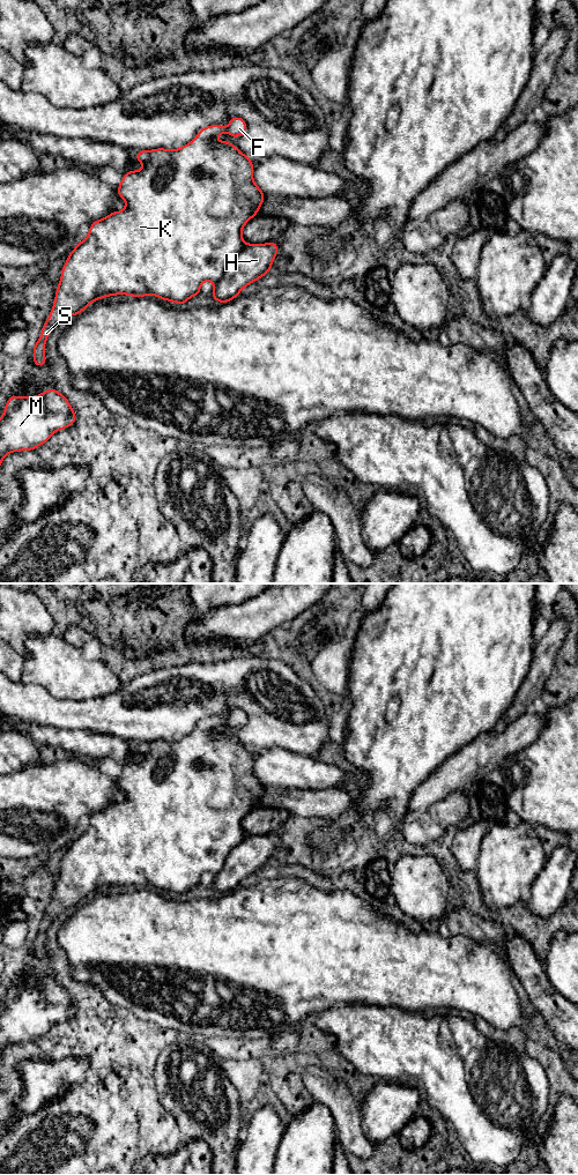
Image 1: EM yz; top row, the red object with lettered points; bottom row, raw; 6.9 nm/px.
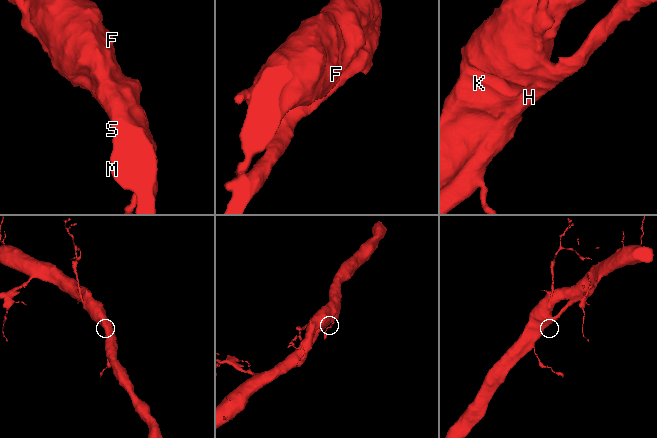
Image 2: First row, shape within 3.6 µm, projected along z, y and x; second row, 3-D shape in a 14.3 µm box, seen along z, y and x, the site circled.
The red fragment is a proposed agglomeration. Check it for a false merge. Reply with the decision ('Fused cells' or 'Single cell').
Single cell

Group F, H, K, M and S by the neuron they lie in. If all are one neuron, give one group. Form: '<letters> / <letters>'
F H K M S

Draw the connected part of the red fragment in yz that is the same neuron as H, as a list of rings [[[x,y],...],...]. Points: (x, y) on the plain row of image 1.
[[[232,708],[227,720],[224,720],[222,716],[210,716],[208,719],[203,719],[198,723],[195,730],[192,734],[183,737],[179,741],[170,742],[157,739],[154,742],[141,742],[135,745],[135,751],[142,754],[144,759],[140,763],[131,761],[125,765],[121,768],[121,775],[117,779],[117,786],[126,794],[125,801],[121,803],[112,803],[106,809],[91,815],[88,828],[84,832],[79,833],[75,840],[68,846],[68,849],[61,861],[61,869],[57,878],[55,890],[51,905],[43,916],[39,931],[32,936],[35,942],[32,951],[34,957],[44,958],[46,955],[47,952],[45,949],[45,935],[54,917],[59,913],[71,907],[77,907],[95,892],[116,886],[127,886],[132,888],[148,888],[149,886],[154,886],[155,888],[164,891],[165,893],[175,893],[183,898],[191,888],[200,887],[201,876],[205,872],[210,872],[215,876],[210,887],[220,895],[223,895],[235,891],[245,878],[272,863],[273,851],[275,850],[280,841],[277,835],[274,832],[267,835],[245,835],[242,827],[243,819],[249,811],[255,809],[266,789],[260,779],[253,773],[254,760],[252,751],[239,743],[235,736],[227,732],[215,732],[216,728],[225,723],[228,723],[232,729],[240,729],[243,726],[245,726],[246,720],[247,715],[243,709]]]

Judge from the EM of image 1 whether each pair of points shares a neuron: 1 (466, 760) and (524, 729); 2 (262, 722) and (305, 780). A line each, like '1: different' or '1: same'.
1: same
2: different

